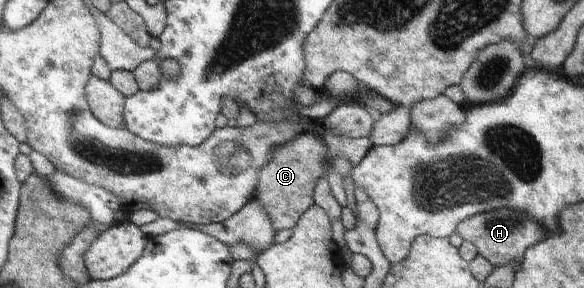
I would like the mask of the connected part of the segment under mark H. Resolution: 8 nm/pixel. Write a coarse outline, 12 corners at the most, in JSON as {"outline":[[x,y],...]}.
{"outline":[[498,208],[457,225],[495,268],[518,269],[548,231],[526,212]]}

